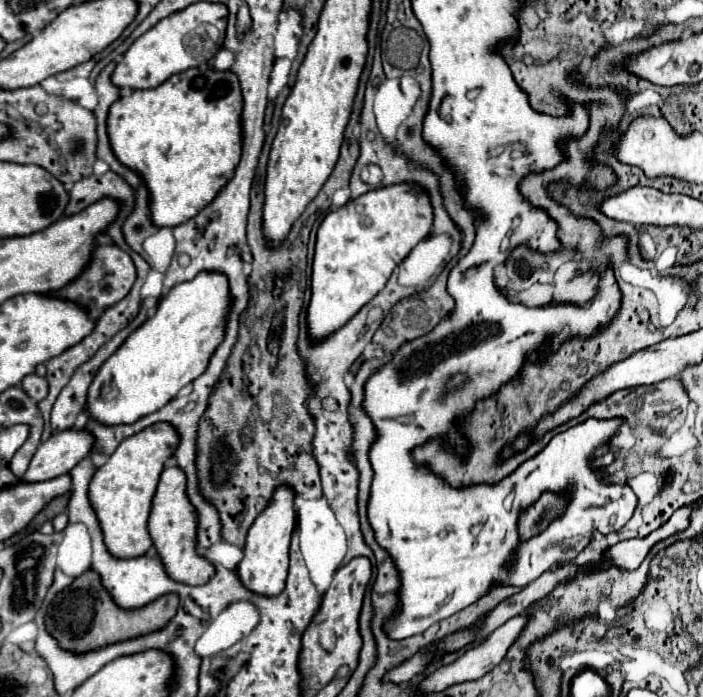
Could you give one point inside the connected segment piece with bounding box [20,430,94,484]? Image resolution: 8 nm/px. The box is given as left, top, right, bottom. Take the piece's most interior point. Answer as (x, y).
(62, 451)

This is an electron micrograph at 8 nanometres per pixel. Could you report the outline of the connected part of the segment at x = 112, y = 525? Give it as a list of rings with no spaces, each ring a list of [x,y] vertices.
[[[156,424],[122,440],[120,446],[108,456],[106,464],[94,472],[88,484],[88,500],[100,522],[104,544],[112,556],[138,558],[152,552],[154,544],[150,544],[150,534],[146,532],[150,496],[154,496],[158,472],[162,472],[164,462],[174,454],[176,446],[178,432],[174,432],[170,424]]]

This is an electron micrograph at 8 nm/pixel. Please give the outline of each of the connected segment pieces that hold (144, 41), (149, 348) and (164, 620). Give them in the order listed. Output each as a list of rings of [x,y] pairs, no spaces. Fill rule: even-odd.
[[[198,2],[198,4],[192,4],[190,8],[184,8],[184,10],[180,10],[180,12],[174,12],[174,14],[170,14],[170,16],[162,18],[162,20],[160,20],[156,26],[152,26],[146,34],[142,34],[138,40],[134,40],[134,42],[132,42],[132,46],[124,52],[122,60],[116,64],[116,68],[114,68],[112,76],[110,76],[112,84],[114,84],[114,86],[118,86],[118,88],[150,90],[150,88],[160,86],[160,84],[162,84],[164,80],[168,80],[172,74],[184,72],[184,70],[188,70],[188,68],[196,68],[200,62],[198,62],[196,58],[192,58],[192,56],[186,52],[184,36],[186,36],[188,32],[192,32],[198,24],[214,24],[214,26],[218,28],[218,32],[220,32],[220,40],[218,40],[218,44],[220,44],[220,42],[222,42],[222,38],[224,38],[224,30],[226,30],[226,16],[228,16],[228,12],[226,12],[226,6],[224,6],[224,4]]]
[[[200,272],[194,280],[174,286],[158,304],[156,314],[134,330],[98,370],[84,406],[90,420],[104,426],[134,424],[168,404],[180,388],[206,370],[214,348],[222,342],[226,304],[230,304],[230,288],[220,272]]]
[[[88,570],[80,578],[76,578],[68,588],[64,588],[62,594],[50,604],[44,616],[44,624],[48,634],[56,638],[62,650],[68,650],[72,654],[86,654],[164,628],[176,616],[178,604],[180,604],[178,596],[162,596],[154,604],[148,604],[146,608],[122,610],[102,588],[98,574]]]

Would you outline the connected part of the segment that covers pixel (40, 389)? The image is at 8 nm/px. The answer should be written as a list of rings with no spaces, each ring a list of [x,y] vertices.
[[[28,374],[24,380],[22,380],[22,390],[36,402],[44,400],[46,394],[48,394],[48,382],[46,378],[40,378],[38,374]]]

